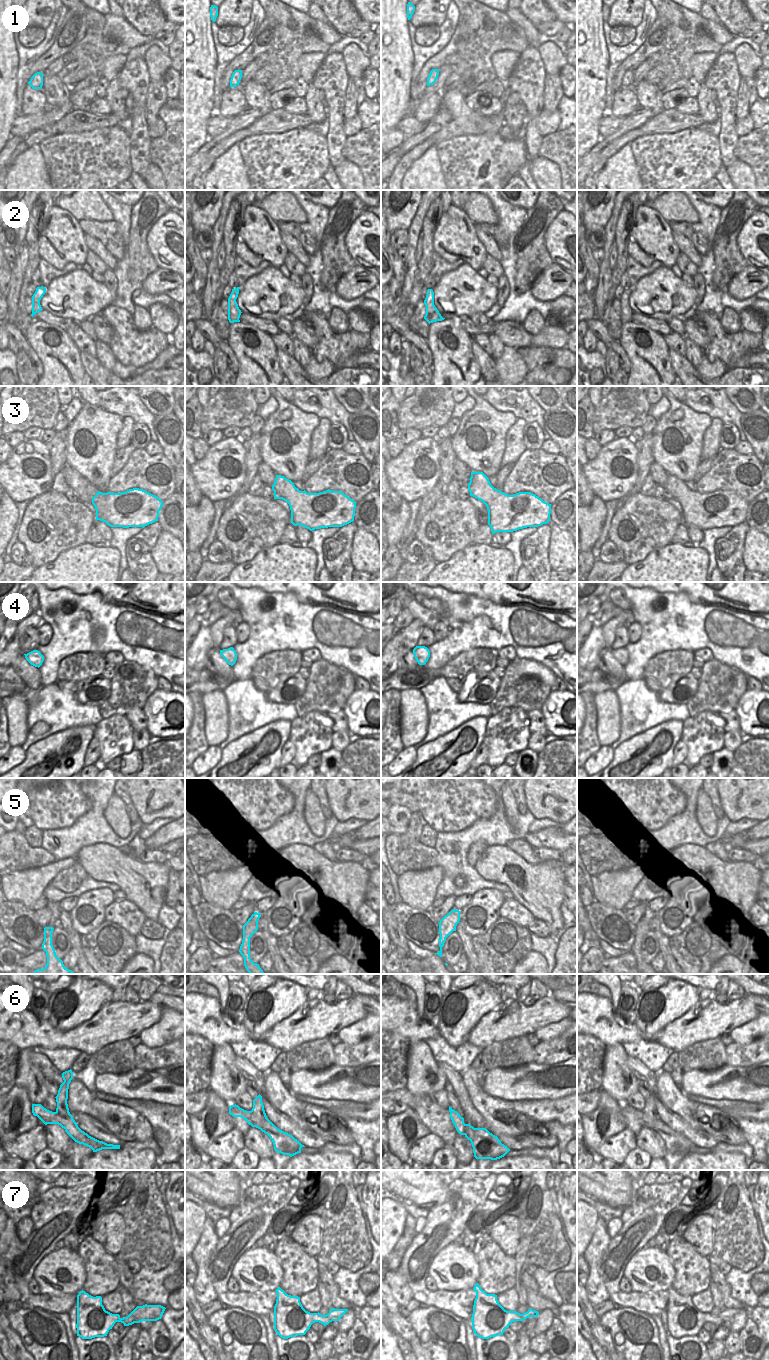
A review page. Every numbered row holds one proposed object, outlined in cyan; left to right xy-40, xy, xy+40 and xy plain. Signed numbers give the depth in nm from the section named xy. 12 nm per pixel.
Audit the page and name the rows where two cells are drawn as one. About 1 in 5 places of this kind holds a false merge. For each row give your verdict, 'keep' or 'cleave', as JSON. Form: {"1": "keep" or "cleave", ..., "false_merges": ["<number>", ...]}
{"1": "keep", "2": "keep", "3": "keep", "4": "keep", "5": "keep", "6": "cleave", "7": "keep", "false_merges": ["6"]}

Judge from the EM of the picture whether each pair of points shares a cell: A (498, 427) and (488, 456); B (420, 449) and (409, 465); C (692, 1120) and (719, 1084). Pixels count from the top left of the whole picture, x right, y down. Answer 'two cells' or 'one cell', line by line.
A: one cell
B: one cell
C: two cells

